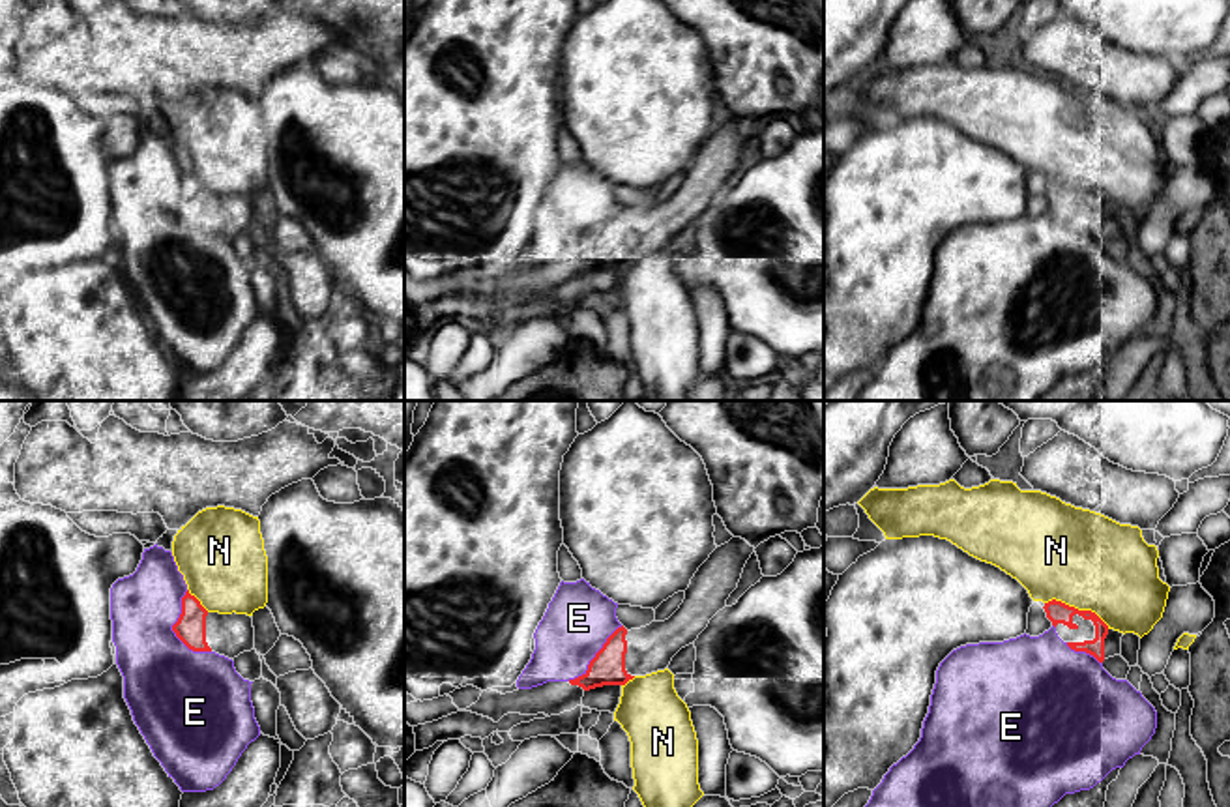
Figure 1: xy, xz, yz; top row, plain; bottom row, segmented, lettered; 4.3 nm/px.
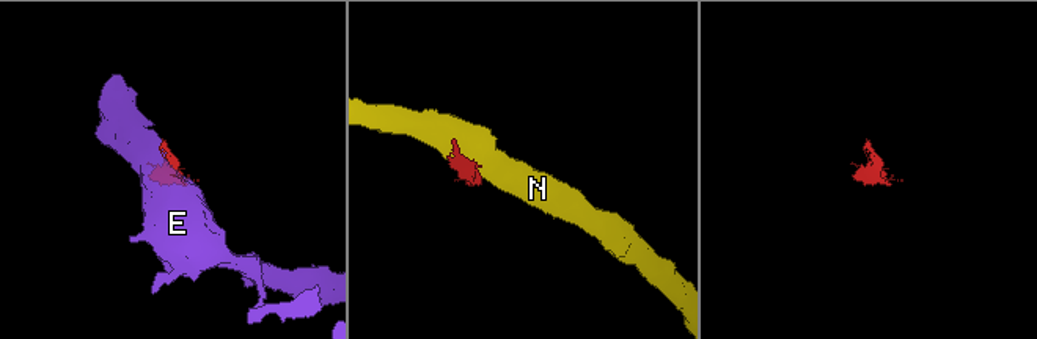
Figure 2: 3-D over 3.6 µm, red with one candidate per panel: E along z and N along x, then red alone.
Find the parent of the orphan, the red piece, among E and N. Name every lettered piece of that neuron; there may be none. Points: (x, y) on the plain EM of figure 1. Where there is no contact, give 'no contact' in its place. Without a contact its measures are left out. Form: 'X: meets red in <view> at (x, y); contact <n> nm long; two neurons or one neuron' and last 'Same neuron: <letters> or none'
E: meets red in xy at (173, 210); contact 300 nm long; two neurons
N: meets red in yz at (1077, 190); contact 300 nm long; two neurons
Same neuron: none

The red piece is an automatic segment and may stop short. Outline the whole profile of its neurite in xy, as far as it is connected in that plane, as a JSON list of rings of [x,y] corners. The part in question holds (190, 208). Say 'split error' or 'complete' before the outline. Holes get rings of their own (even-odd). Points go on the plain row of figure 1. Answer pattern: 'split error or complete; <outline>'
split error; [[[189,170],[182,178],[182,195],[172,212],[193,232],[215,232],[234,240],[255,230],[251,197],[208,193]]]

